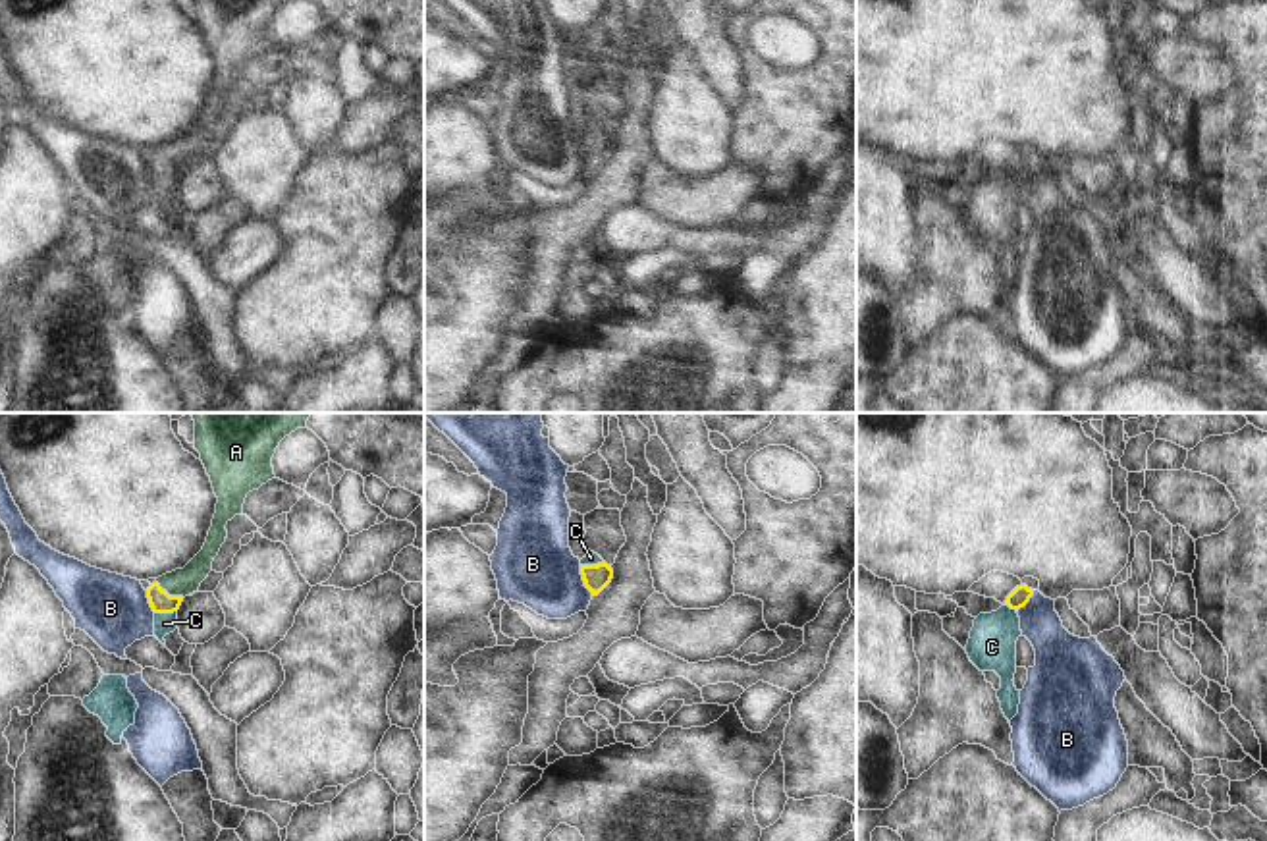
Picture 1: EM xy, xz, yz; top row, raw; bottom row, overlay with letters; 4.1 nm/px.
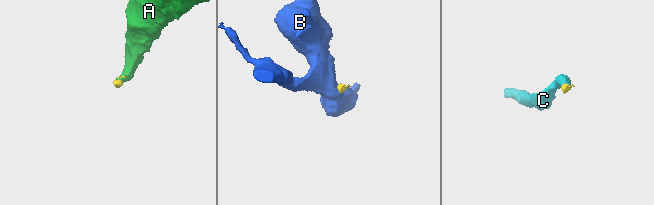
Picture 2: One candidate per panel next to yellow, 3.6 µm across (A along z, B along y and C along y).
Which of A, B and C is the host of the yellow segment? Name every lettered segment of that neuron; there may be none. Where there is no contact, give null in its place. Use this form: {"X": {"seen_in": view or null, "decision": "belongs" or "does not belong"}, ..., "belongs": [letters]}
{"A": {"seen_in": "xy", "decision": "belongs"}, "B": {"seen_in": "xz", "decision": "does not belong"}, "C": {"seen_in": "xz", "decision": "belongs"}, "belongs": ["A", "C"]}

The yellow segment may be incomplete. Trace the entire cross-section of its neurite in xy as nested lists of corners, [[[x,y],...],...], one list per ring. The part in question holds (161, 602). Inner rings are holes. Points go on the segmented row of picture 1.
[[[191,413],[195,420],[195,449],[210,476],[218,498],[212,527],[202,550],[183,567],[158,577],[148,588],[147,598],[154,611],[154,635],[164,646],[164,637],[177,629],[177,610],[185,596],[199,592],[201,583],[212,571],[212,561],[226,542],[226,525],[243,513],[243,503],[249,492],[258,490],[268,480],[276,478],[272,457],[280,442],[307,428],[310,413]]]

